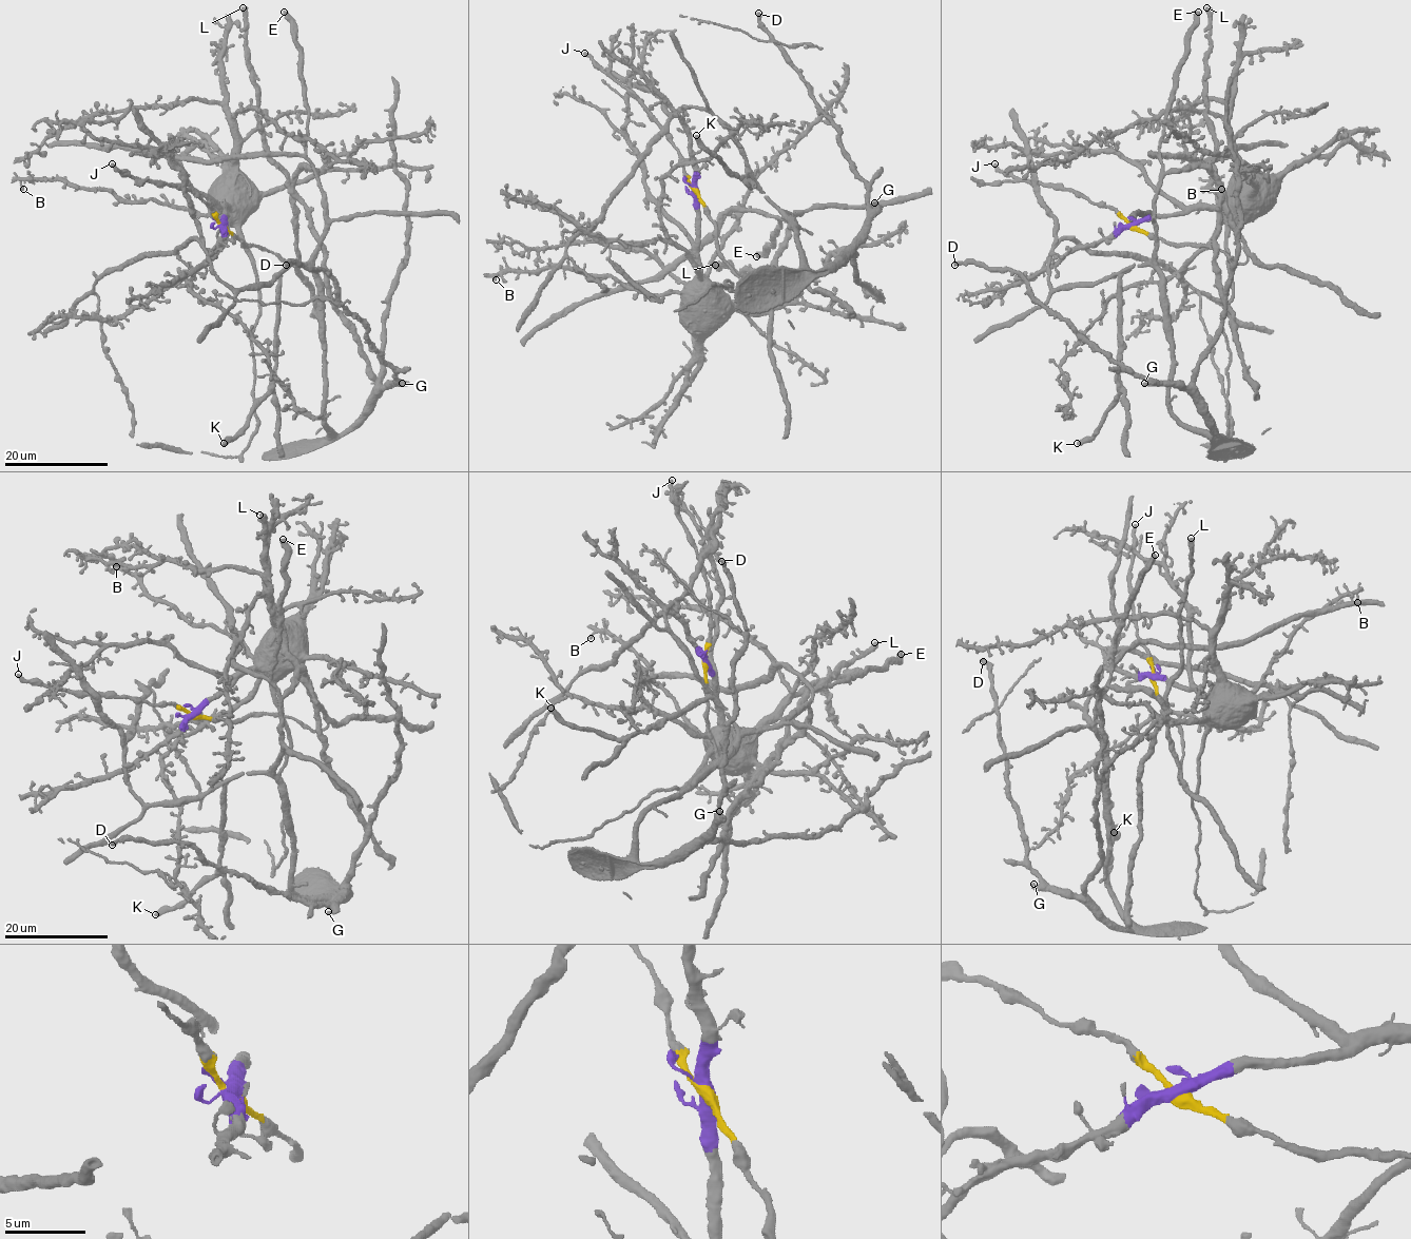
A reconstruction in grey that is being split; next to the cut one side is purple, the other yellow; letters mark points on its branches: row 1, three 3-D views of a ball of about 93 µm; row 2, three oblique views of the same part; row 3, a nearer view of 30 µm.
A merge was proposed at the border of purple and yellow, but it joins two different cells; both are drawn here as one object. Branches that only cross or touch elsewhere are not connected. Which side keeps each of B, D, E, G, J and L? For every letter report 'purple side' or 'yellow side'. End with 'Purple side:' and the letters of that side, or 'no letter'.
B: purple side
D: yellow side
E: yellow side
G: yellow side
J: yellow side
L: yellow side
Purple side: B

